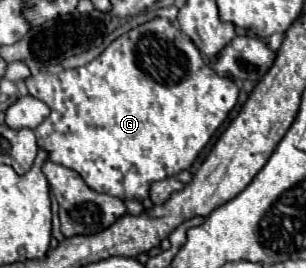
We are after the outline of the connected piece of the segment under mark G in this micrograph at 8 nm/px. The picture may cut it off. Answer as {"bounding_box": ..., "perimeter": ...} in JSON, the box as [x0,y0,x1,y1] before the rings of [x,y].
{"bounding_box":[26,18,238,200],"perimeter":[[[154,18],[126,34],[122,34],[118,40],[114,40],[98,58],[94,58],[92,62],[80,66],[80,68],[72,68],[72,70],[62,70],[58,74],[58,80],[56,80],[56,74],[50,74],[50,72],[38,72],[34,76],[30,76],[26,80],[26,86],[28,86],[28,92],[34,96],[34,98],[40,98],[42,102],[46,102],[50,106],[50,116],[36,128],[36,140],[38,140],[38,146],[42,150],[48,152],[48,160],[56,162],[56,164],[62,164],[62,166],[68,166],[72,170],[76,170],[84,182],[88,186],[92,186],[92,190],[96,192],[104,192],[104,194],[110,194],[110,196],[116,196],[120,200],[144,200],[148,198],[148,188],[152,186],[152,182],[158,182],[158,180],[164,180],[168,176],[174,176],[182,170],[188,170],[192,166],[192,162],[196,160],[196,156],[200,154],[200,150],[208,144],[208,140],[212,138],[212,134],[218,130],[218,126],[226,120],[228,112],[234,108],[236,104],[236,98],[238,98],[238,86],[230,80],[230,78],[224,78],[224,76],[218,76],[210,66],[208,62],[204,60],[204,56],[200,54],[200,50],[192,44],[190,38],[186,38],[180,30],[172,28],[172,24],[166,20],[166,18]]]}

